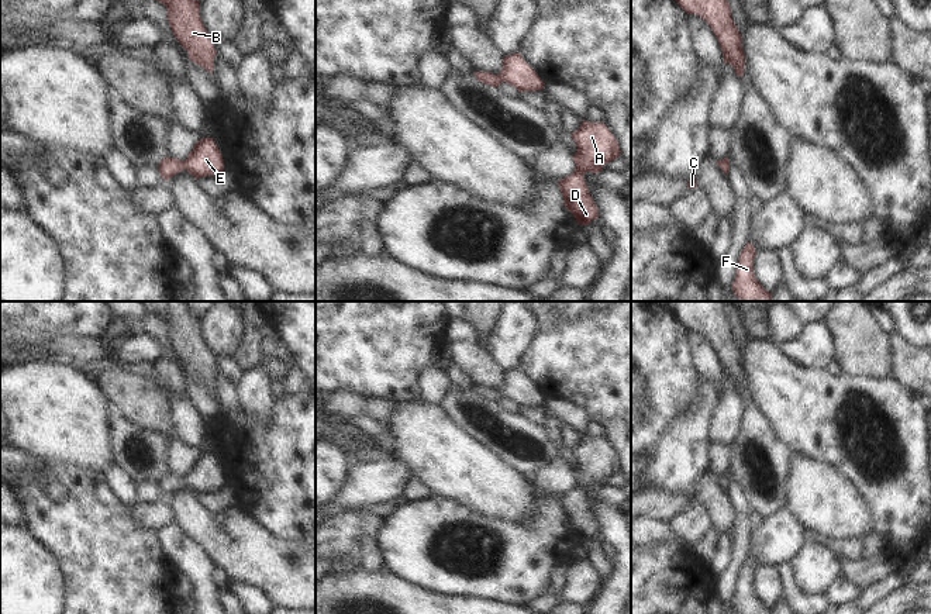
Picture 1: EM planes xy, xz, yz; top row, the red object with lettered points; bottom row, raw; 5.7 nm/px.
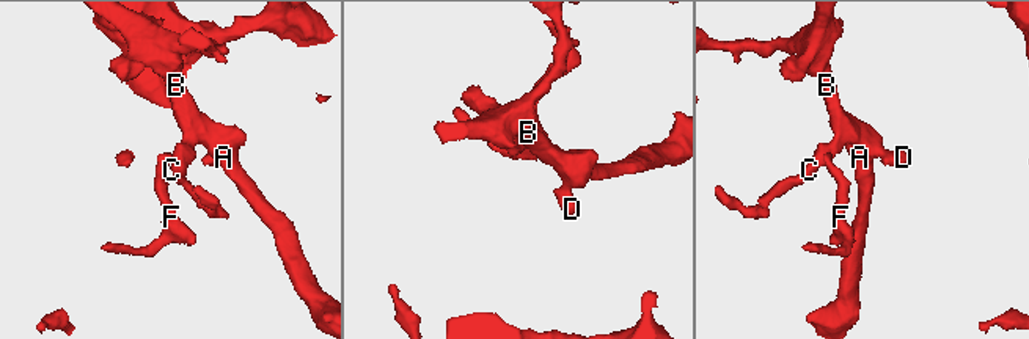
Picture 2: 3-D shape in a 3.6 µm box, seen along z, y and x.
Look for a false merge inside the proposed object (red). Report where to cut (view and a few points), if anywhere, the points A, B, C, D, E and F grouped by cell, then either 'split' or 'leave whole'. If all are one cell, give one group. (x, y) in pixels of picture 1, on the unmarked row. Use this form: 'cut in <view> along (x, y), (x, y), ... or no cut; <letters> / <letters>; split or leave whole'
no cut; A B C D E F; leave whole

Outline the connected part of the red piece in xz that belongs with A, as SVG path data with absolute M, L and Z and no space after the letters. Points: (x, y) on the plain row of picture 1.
M583 435L580 444L570 451L577 462L573 470L576 483L570 491L559 496L559 503L565 522L575 531L577 539L589 541L599 534L599 524L583 491L586 487L603 487L606 479L620 473L621 465L604 438Z

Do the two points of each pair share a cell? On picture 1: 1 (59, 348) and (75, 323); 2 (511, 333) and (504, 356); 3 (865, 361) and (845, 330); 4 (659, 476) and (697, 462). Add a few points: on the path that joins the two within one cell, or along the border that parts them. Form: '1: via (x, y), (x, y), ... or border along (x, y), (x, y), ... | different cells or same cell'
1: border along (35, 328), (73, 337), (97, 338) | different cells
2: via (510, 338), (506, 351) | same cell
3: via (865, 354), (865, 349), (852, 337) | same cell
4: via (669, 466), (676, 462), (688, 462) | same cell

